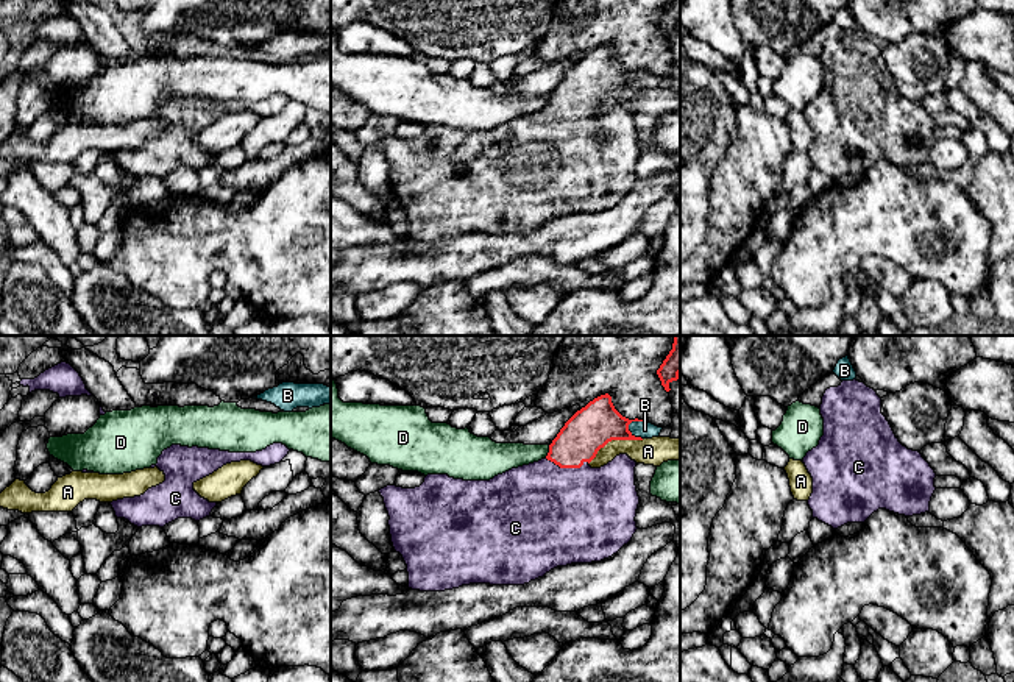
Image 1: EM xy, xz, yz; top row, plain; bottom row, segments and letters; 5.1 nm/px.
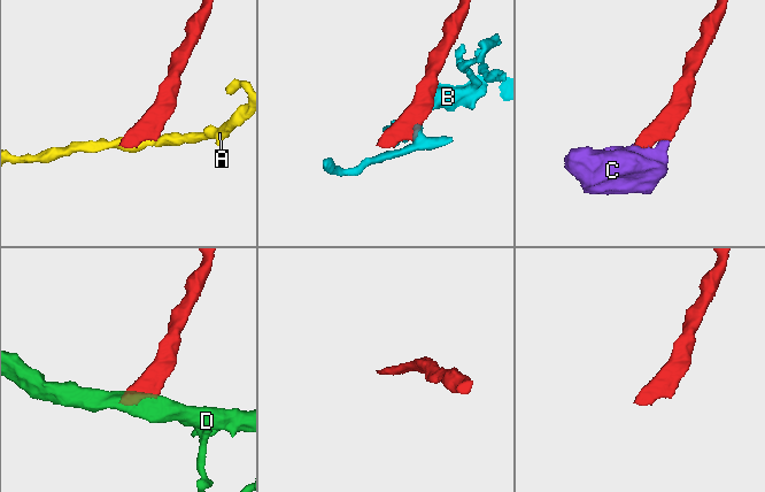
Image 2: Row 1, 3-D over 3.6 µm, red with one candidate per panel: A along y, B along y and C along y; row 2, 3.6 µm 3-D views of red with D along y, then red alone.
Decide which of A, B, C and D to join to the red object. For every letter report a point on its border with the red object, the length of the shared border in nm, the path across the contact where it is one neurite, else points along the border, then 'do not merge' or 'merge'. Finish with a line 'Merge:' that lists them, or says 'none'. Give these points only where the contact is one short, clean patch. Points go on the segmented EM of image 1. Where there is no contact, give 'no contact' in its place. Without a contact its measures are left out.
A: contact xz (613, 439); length 320 nm; do not merge
B: contact xz (629, 431); length 120 nm; border xz (632, 420), (629, 429), (641, 439); do not merge
C: contact xz (567, 467); length 240 nm; way xz (593, 426), (570, 453), (567, 467), (562, 486), (562, 515); merge
D: contact xz (549, 451); length 70 nm; do not merge
Merge: C

